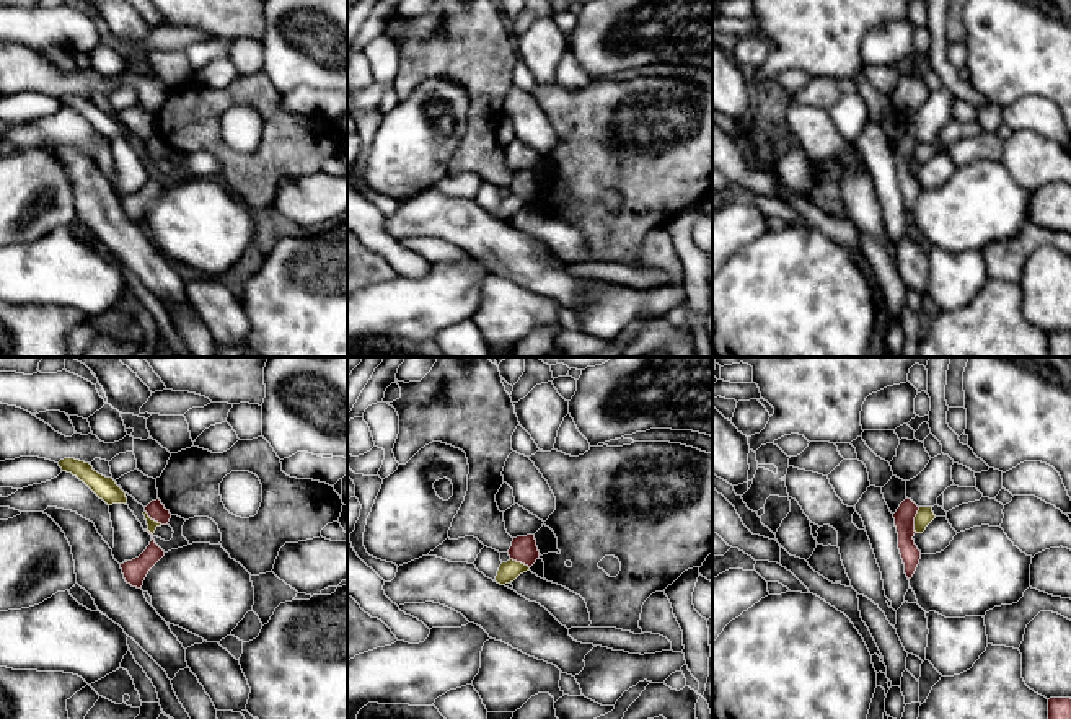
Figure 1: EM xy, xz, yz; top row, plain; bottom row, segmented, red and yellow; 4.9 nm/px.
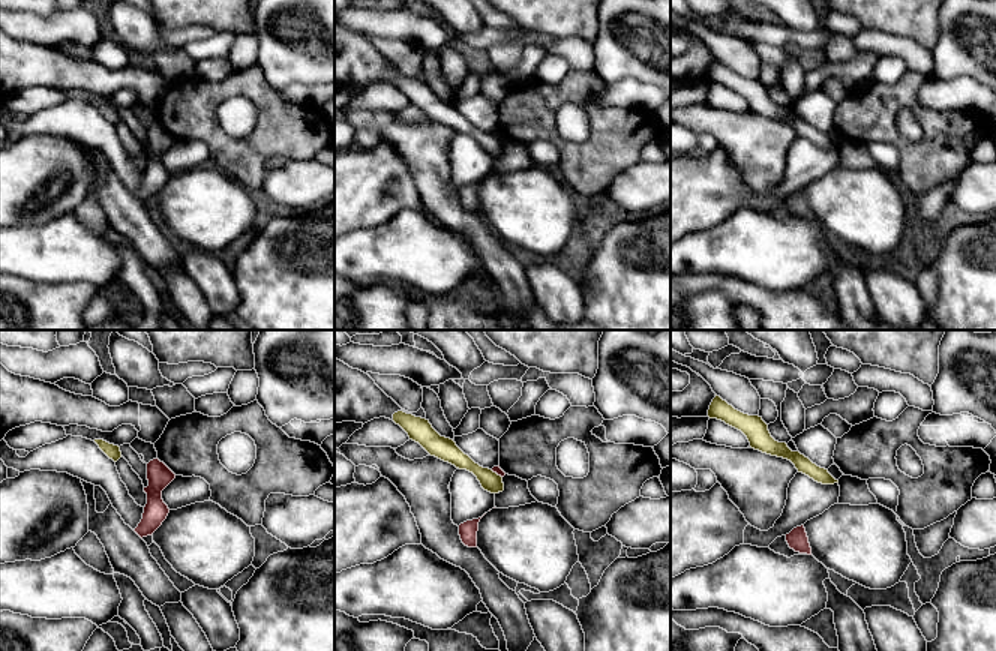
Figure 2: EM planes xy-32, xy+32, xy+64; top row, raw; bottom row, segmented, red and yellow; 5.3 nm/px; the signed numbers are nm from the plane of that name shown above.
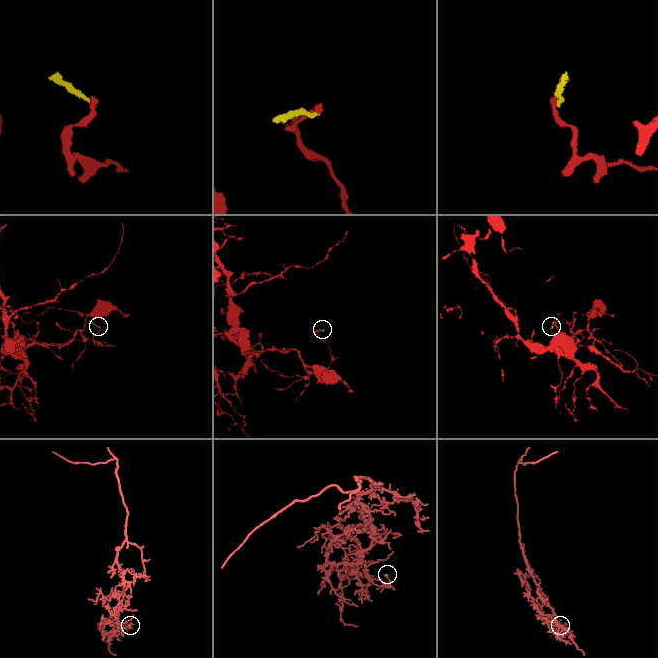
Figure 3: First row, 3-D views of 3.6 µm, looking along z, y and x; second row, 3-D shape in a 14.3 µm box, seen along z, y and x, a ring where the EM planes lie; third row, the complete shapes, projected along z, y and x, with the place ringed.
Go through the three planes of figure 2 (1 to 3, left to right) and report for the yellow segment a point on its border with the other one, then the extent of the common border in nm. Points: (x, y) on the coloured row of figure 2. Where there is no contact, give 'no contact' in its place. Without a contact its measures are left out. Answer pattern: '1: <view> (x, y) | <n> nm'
1: no contact
2: xy+32 (497, 473) | 80 nm
3: no contact

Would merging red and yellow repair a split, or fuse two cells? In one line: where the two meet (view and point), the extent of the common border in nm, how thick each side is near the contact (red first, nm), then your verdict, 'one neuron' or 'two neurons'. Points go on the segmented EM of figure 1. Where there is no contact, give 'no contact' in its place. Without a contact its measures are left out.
meets red in yz at (913, 520); contact 130 nm long; 100 nm thick on the red side, 90 nm on the other; two neurons

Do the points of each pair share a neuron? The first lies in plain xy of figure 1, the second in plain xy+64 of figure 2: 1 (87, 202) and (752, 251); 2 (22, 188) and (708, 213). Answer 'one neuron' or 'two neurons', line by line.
1: two neurons
2: one neuron

